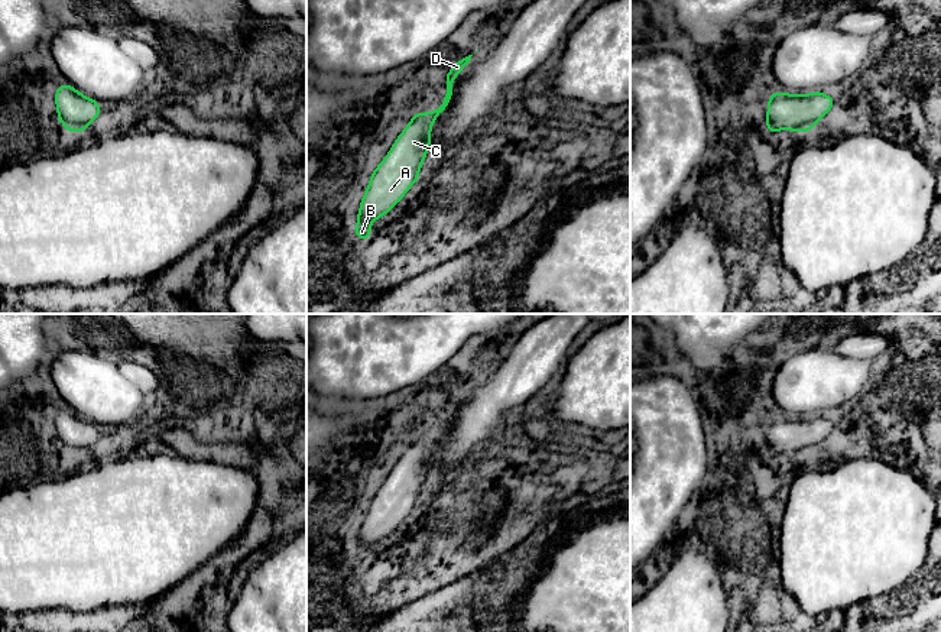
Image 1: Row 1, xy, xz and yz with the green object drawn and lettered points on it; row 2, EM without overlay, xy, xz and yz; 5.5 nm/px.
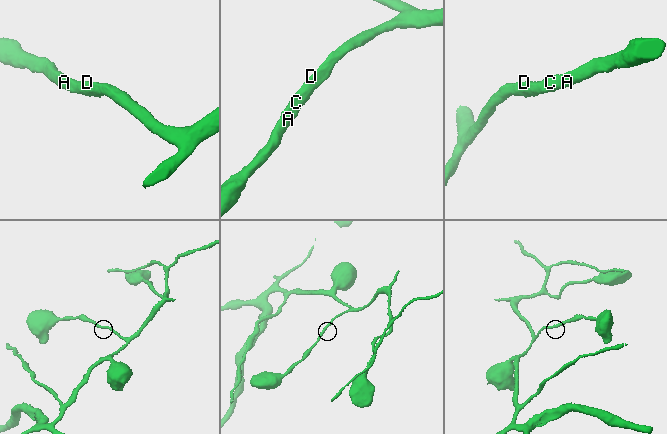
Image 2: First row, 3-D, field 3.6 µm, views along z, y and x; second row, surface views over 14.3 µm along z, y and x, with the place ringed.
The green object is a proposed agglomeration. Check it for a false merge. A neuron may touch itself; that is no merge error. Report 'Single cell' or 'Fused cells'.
Single cell

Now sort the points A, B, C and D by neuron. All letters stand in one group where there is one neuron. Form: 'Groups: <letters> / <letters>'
Groups: A B C D

